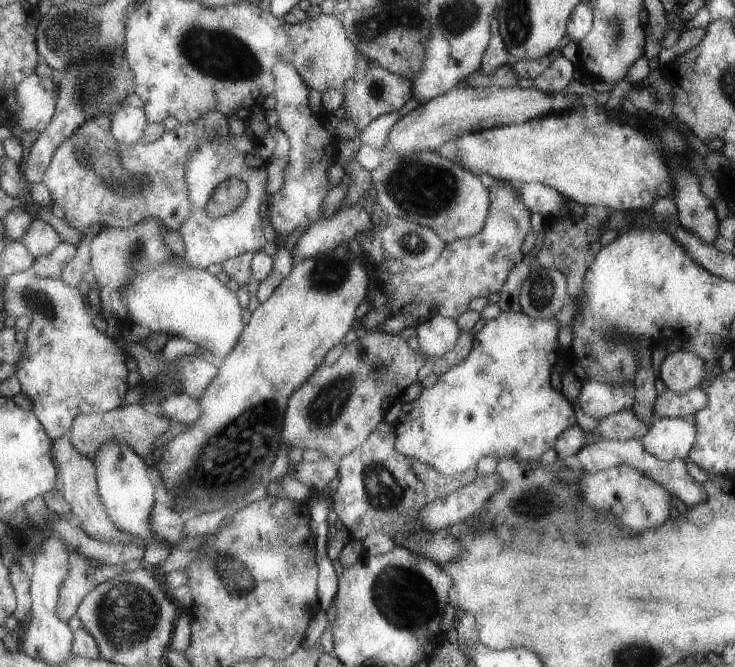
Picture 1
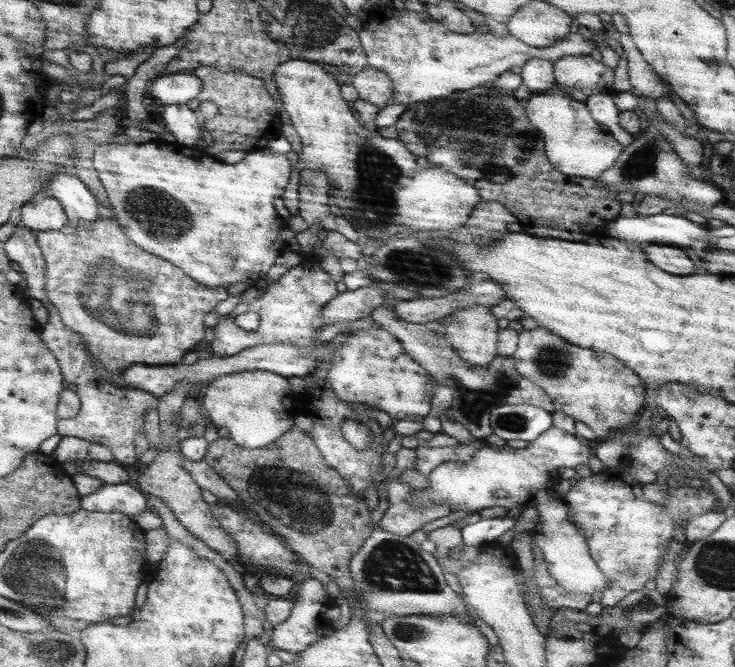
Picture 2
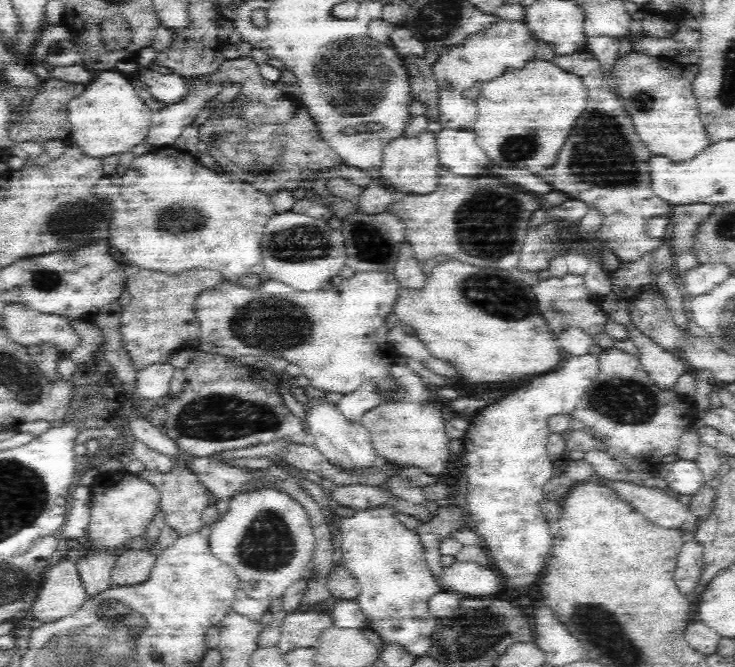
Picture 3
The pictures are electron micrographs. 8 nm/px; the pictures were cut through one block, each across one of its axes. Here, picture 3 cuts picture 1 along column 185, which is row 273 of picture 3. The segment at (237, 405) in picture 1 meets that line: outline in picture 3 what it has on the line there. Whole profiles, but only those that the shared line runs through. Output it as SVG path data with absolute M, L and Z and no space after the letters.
M449 259L431 270L424 290L417 294L399 287L393 311L400 324L426 345L428 354L452 364L468 383L545 375L558 369L566 354L554 340L548 320L536 312L533 288L516 278L509 271Z

